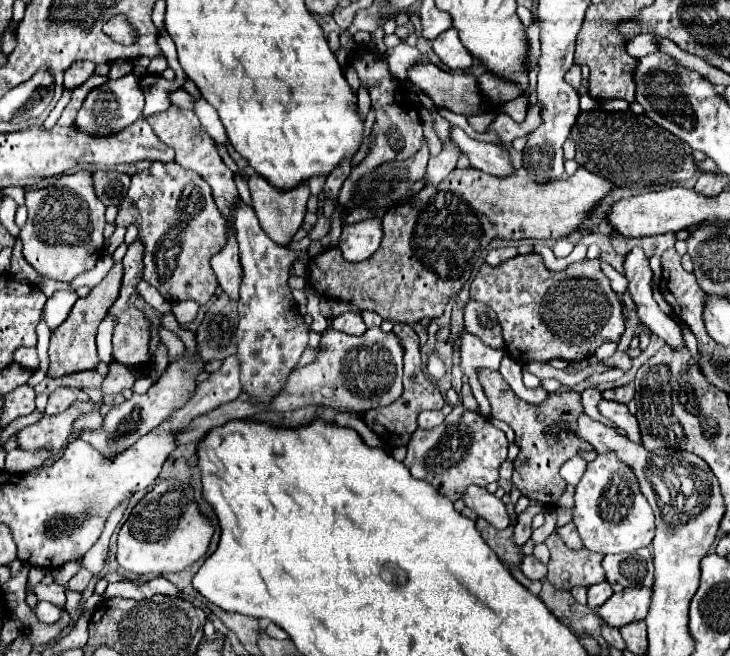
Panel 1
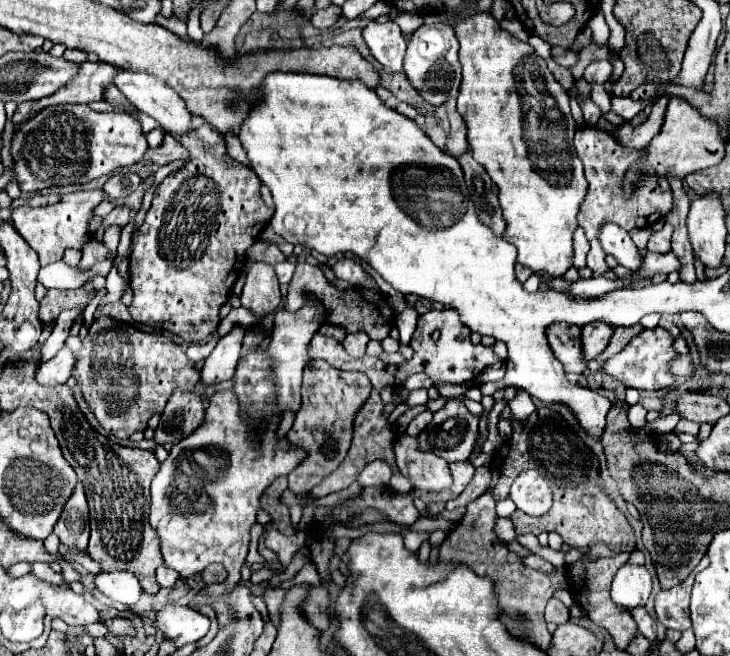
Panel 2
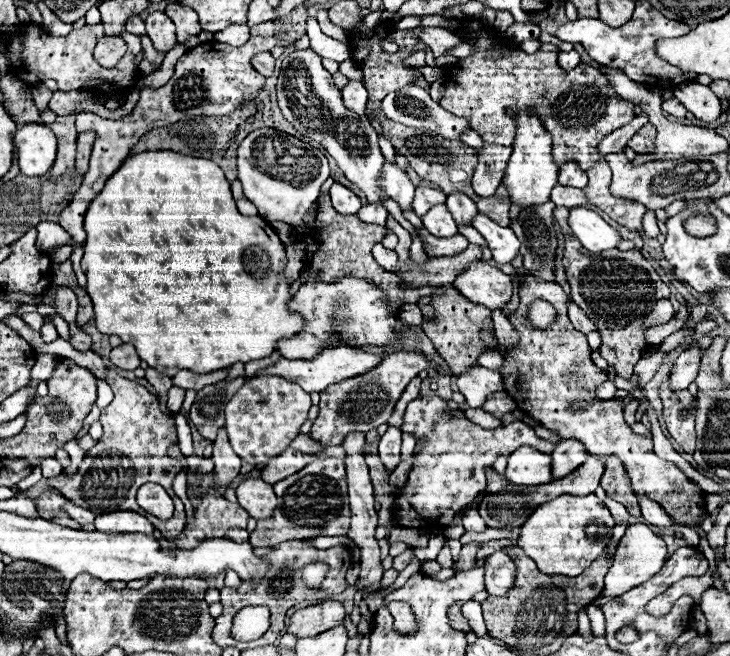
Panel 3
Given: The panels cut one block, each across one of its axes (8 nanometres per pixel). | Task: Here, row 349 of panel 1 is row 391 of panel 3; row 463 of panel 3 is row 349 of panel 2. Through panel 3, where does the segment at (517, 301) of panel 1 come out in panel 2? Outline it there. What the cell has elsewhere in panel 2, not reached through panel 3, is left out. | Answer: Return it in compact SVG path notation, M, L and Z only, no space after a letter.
M658 328L652 330L642 330L638 336L632 338L632 342L628 342L620 354L616 354L614 358L608 358L604 362L604 372L612 378L618 378L622 384L630 386L630 388L638 388L638 390L654 390L654 388L666 388L674 384L672 374L668 372L668 362L674 358L674 350L672 350L672 336Z

